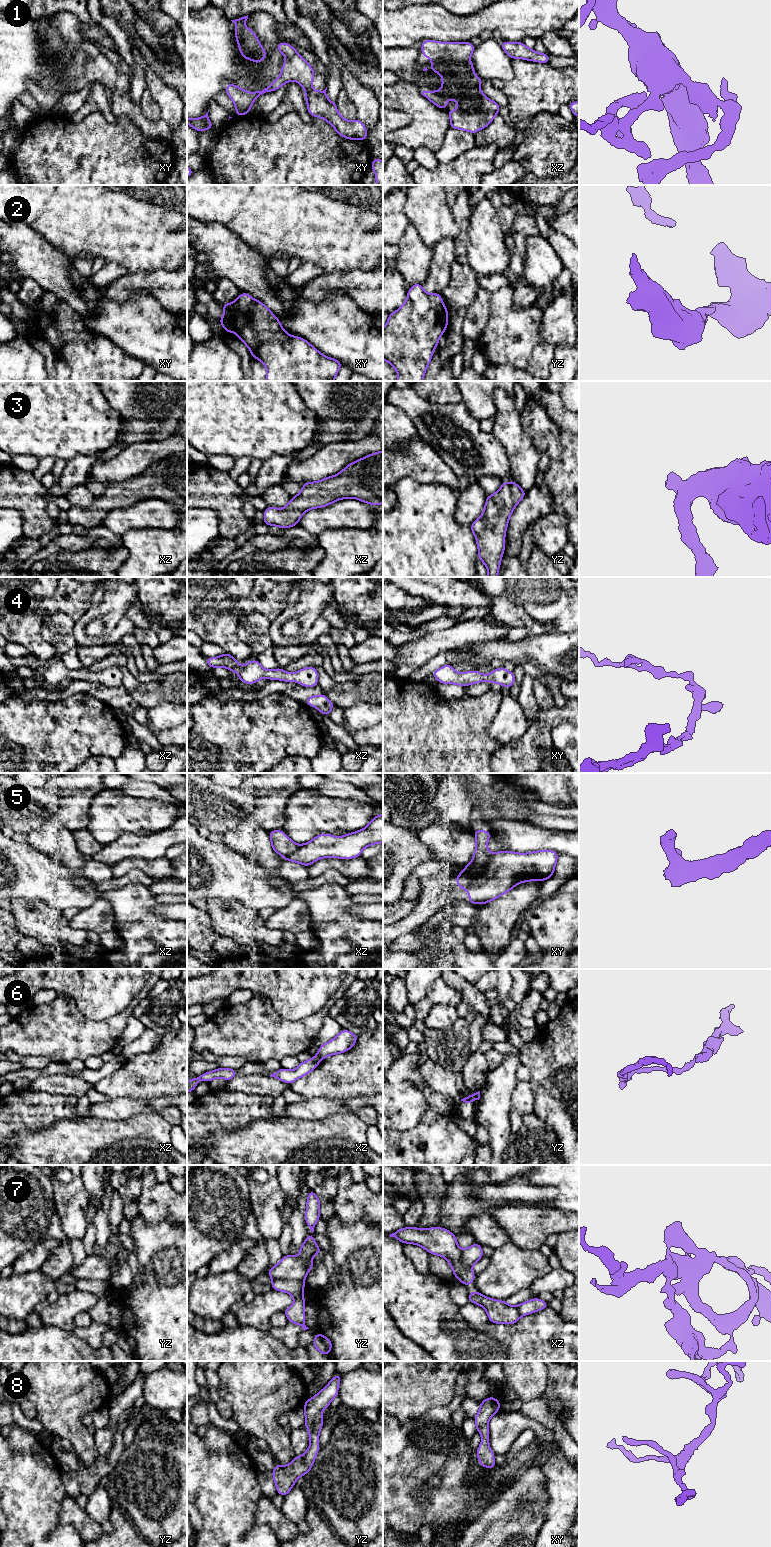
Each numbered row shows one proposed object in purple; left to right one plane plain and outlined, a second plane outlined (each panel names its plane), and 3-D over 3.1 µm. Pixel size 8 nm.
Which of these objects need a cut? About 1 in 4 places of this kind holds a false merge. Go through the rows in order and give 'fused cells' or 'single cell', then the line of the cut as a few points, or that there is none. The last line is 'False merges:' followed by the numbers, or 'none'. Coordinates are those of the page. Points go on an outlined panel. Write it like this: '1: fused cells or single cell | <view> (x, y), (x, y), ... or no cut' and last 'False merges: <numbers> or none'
1: single cell | no cut
2: single cell | no cut
3: single cell | no cut
4: single cell | no cut
5: fused cells | xy (492, 854), (482, 870), (465, 887)
6: fused cells | xz (316, 1056), (320, 1059)
7: single cell | no cut
8: single cell | no cut
False merges: 5, 6

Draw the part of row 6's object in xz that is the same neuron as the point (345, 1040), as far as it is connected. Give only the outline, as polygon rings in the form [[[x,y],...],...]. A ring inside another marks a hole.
[[[342,1029],[336,1037],[319,1046],[316,1057],[321,1060],[333,1054],[344,1053],[356,1044],[357,1038],[358,1036],[349,1030]]]

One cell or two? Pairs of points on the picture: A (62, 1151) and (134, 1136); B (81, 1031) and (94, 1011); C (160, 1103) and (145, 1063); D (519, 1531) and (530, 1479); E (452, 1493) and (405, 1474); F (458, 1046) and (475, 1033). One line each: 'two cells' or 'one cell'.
A: one cell
B: two cells
C: two cells
D: one cell
E: one cell
F: two cells

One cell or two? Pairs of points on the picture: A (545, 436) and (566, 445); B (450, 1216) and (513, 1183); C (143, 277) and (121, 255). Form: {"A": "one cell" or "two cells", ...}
{"A": "one cell", "B": "one cell", "C": "two cells"}

